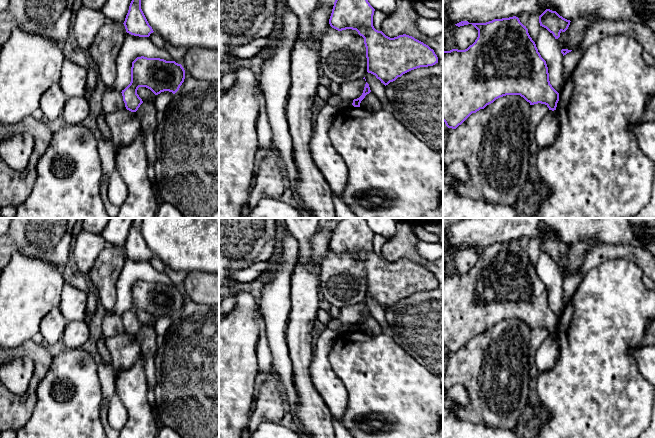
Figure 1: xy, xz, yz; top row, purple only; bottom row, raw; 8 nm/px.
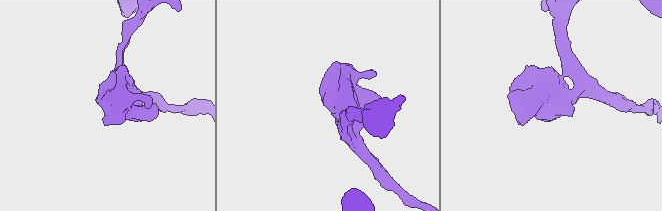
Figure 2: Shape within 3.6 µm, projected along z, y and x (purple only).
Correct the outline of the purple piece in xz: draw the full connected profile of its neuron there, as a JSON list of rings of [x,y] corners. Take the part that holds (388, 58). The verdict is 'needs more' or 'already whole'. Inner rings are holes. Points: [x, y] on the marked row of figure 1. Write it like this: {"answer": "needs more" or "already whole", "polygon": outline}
{"answer": "already whole", "polygon": [[[335,0],[329,24],[342,31],[356,30],[364,38],[367,72],[385,86],[403,74],[438,63],[434,50],[412,36],[386,36],[373,26],[375,9],[368,0]]]}

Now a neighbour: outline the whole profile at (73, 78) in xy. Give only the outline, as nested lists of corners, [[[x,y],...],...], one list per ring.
[[[66,58],[61,68],[59,85],[67,98],[84,96],[86,92],[87,69]]]

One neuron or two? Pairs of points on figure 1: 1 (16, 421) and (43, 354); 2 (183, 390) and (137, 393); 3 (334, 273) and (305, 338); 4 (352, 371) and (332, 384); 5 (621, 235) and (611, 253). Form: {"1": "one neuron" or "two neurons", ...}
{"1": "one neuron", "2": "two neurons", "3": "two neurons", "4": "two neurons", "5": "two neurons"}

